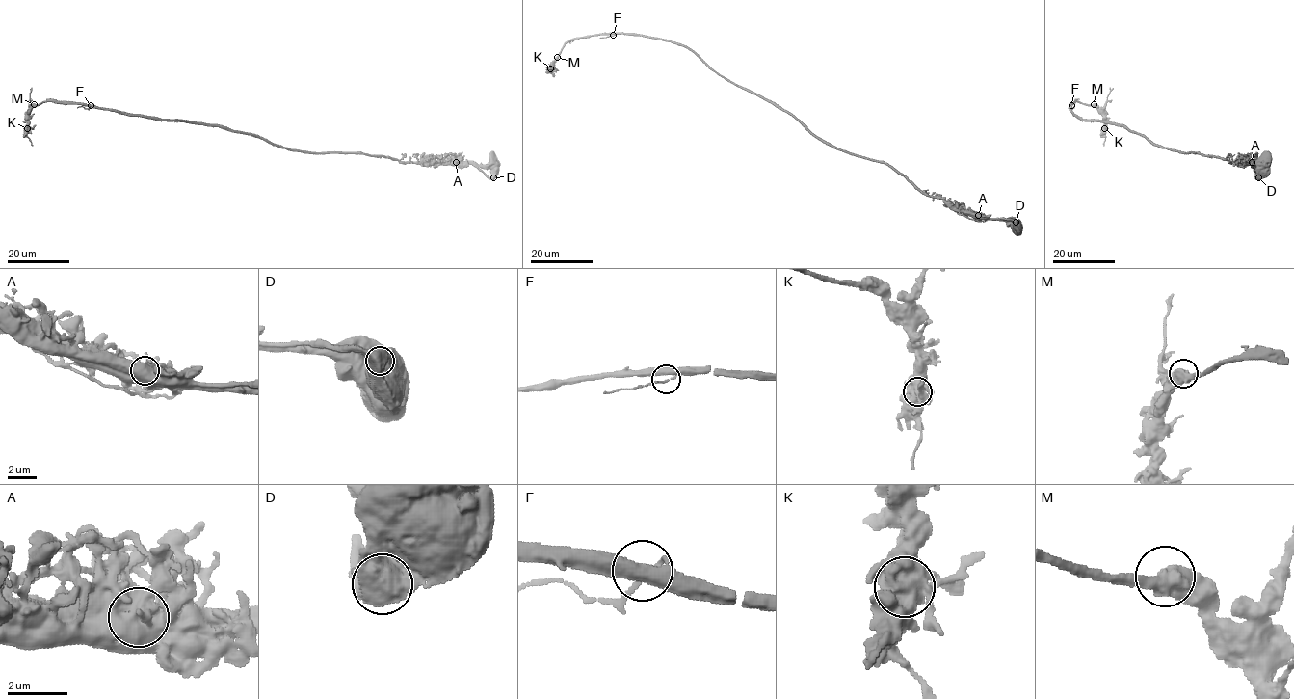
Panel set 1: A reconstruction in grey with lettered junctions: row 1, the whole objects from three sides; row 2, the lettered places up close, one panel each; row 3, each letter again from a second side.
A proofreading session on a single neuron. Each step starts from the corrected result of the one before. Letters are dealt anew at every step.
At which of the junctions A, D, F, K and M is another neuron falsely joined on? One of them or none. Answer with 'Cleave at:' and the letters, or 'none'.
Cleave at: A

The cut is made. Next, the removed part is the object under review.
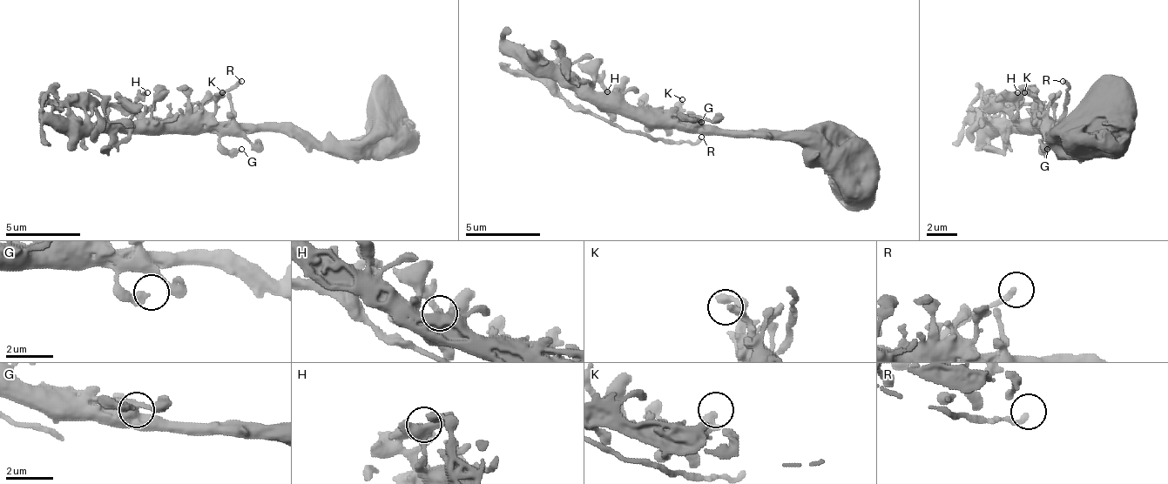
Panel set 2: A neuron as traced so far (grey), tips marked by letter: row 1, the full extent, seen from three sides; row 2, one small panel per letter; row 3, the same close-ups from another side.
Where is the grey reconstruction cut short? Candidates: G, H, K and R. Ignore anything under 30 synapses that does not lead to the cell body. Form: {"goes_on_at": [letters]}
{"goes_on_at": []}

